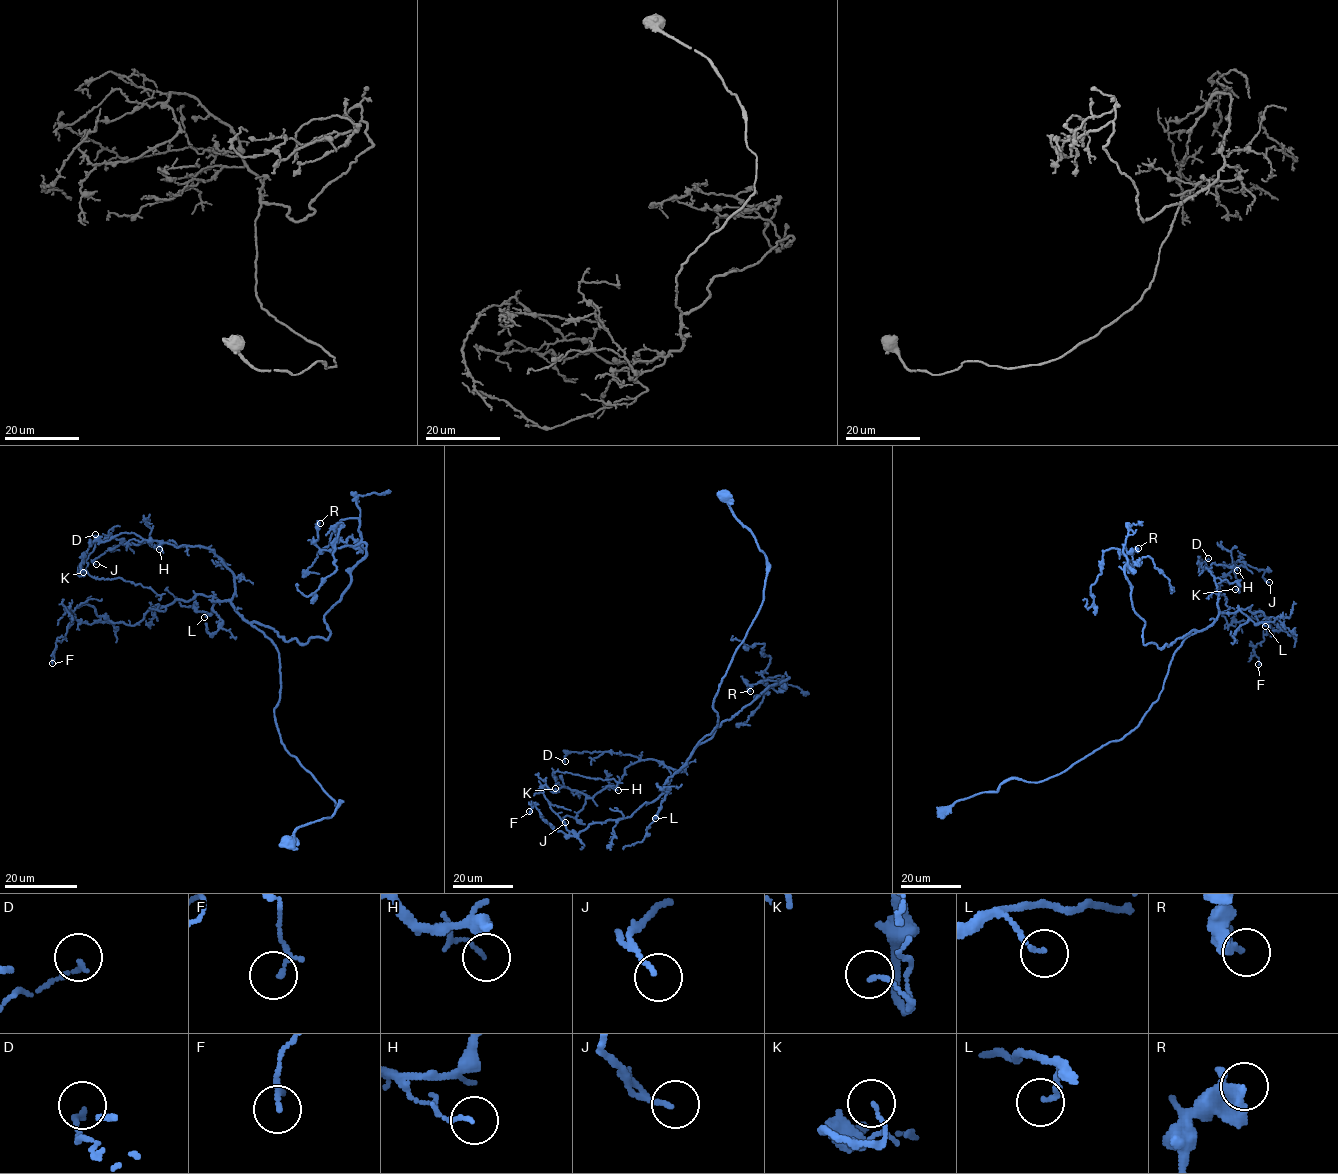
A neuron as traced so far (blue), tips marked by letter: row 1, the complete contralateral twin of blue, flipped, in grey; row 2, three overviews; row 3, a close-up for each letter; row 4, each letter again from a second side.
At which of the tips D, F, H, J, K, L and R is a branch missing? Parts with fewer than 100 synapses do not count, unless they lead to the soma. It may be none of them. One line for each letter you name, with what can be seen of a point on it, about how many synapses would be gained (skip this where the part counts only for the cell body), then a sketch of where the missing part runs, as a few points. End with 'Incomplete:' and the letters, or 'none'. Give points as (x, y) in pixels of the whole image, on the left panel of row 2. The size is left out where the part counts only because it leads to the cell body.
Incomplete: none

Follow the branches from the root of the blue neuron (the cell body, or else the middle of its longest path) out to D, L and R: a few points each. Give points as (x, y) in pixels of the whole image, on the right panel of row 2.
D: (943, 810), (1012, 777), (1046, 780), (1130, 733), (1174, 652), (1219, 613), (1215, 578), (1198, 562), (1208, 558)
L: (943, 810), (1012, 777), (1042, 781), (1122, 739), (1157, 699), (1182, 642), (1220, 612), (1240, 610), (1265, 626)
R: (943, 810), (1012, 777), (1060, 774), (1122, 739), (1157, 699), (1195, 632), (1143, 643), (1124, 575), (1138, 548)

